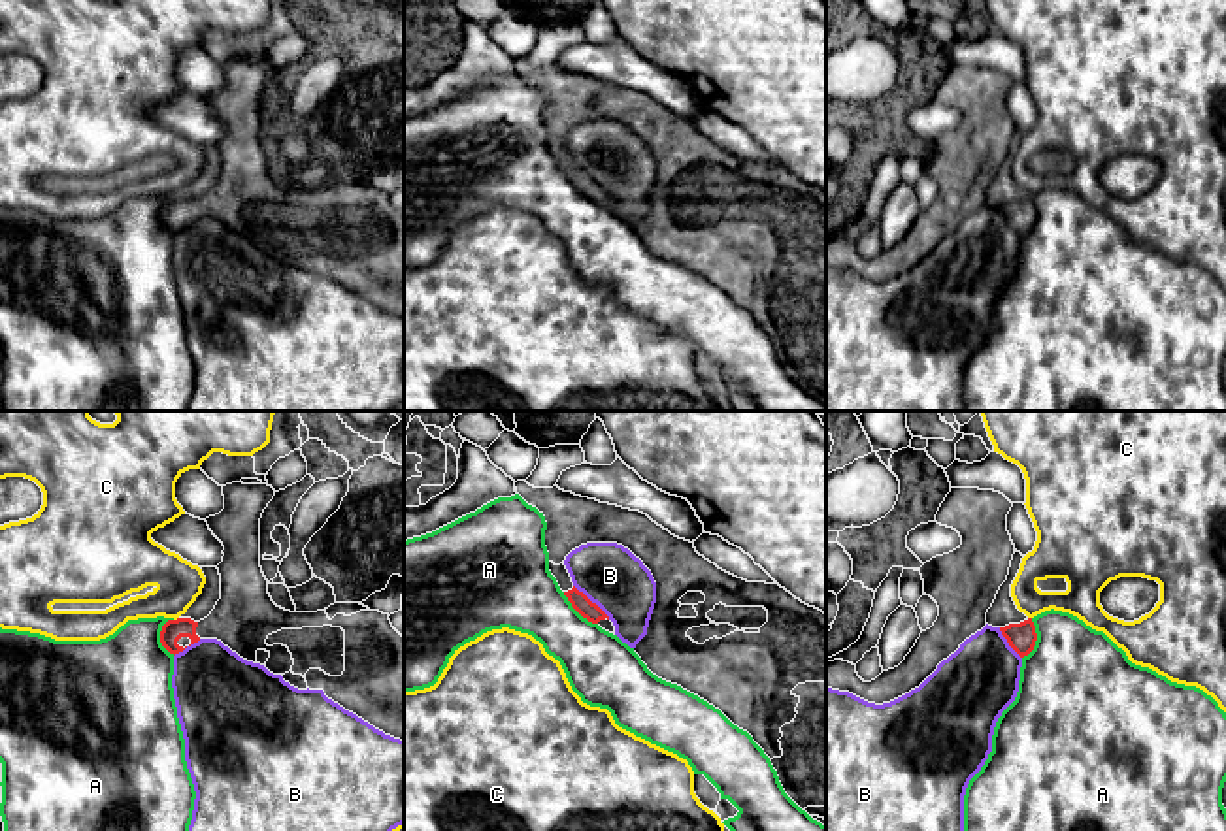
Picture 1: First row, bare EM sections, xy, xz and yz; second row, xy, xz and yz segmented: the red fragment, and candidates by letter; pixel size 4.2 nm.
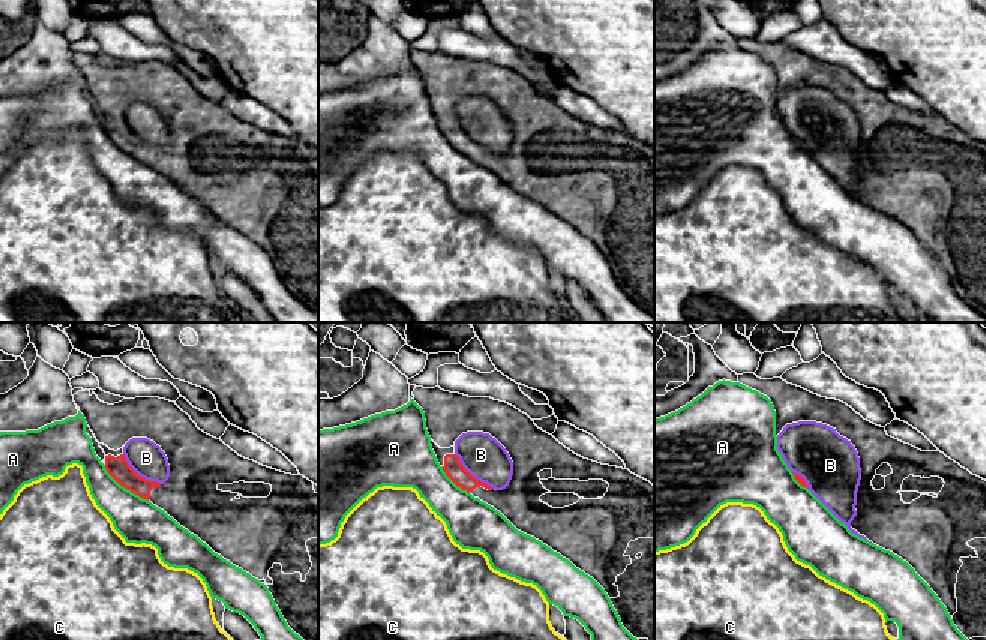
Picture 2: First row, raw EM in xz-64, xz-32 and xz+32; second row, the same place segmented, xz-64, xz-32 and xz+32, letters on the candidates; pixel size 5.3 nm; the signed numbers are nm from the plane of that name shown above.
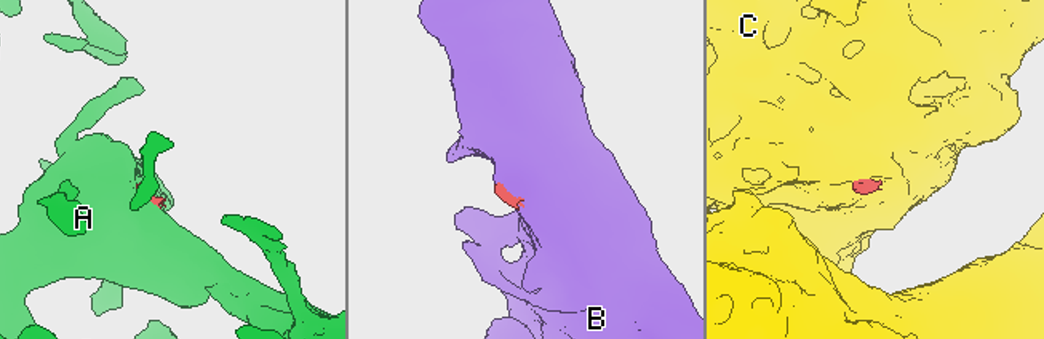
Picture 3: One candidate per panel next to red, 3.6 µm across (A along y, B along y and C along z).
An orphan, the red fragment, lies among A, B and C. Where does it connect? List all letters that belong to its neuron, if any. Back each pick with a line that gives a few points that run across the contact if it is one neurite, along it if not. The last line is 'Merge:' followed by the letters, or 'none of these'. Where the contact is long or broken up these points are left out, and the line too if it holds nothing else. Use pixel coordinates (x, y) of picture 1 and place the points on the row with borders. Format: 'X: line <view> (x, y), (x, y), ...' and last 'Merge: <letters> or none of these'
Merge: none of these

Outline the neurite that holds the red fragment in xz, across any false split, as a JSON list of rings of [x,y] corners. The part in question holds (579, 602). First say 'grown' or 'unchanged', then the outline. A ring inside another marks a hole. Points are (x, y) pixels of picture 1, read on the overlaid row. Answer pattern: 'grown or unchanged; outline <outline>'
grown; outline [[[575,586],[568,592],[564,592],[572,607],[588,622],[598,624],[602,629],[615,635],[615,626],[609,620],[609,616],[592,603],[583,592],[579,592]]]

